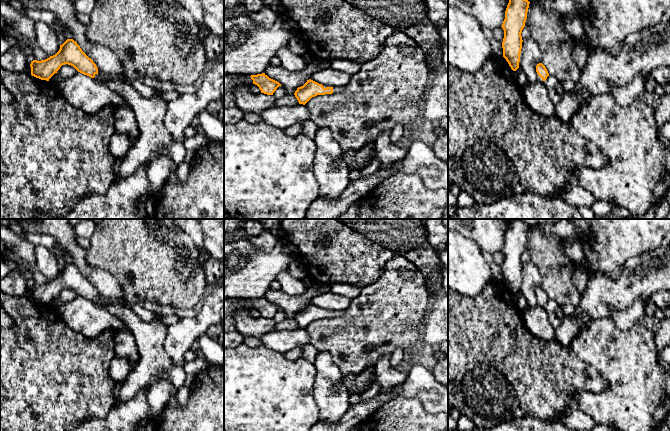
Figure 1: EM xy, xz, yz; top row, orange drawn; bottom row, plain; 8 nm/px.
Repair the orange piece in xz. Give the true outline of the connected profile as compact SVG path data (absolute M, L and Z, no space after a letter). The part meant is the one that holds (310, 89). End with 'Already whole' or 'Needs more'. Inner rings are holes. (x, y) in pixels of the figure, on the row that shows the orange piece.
M309 79L303 86L297 88L294 95L299 104L305 105L312 97L341 92L344 88L345 87L328 87Z. Needs more

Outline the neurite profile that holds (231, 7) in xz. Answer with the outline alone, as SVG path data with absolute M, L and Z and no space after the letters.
M224 0L224 12L228 15L236 14L240 11L243 0Z

